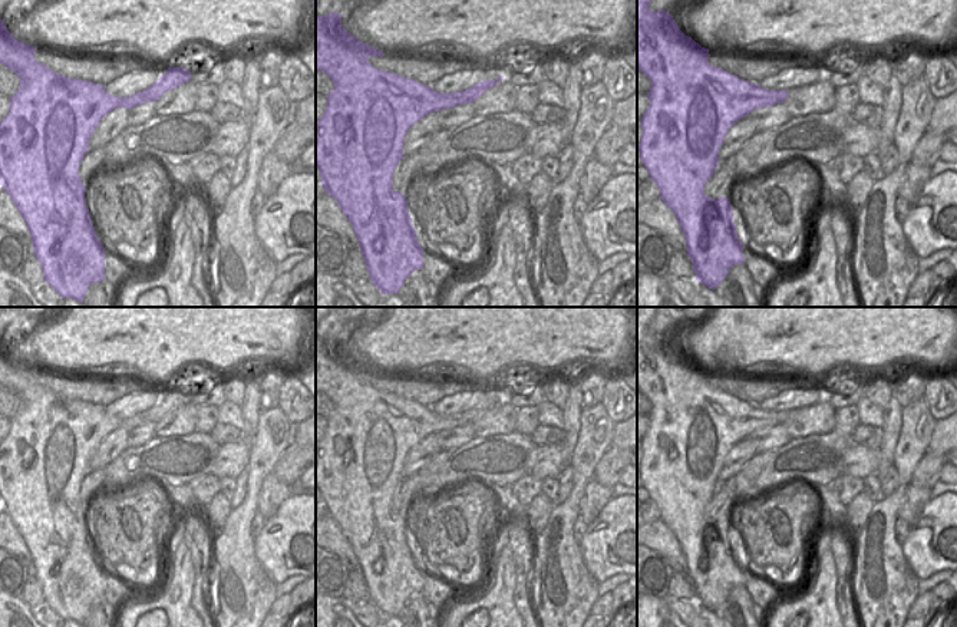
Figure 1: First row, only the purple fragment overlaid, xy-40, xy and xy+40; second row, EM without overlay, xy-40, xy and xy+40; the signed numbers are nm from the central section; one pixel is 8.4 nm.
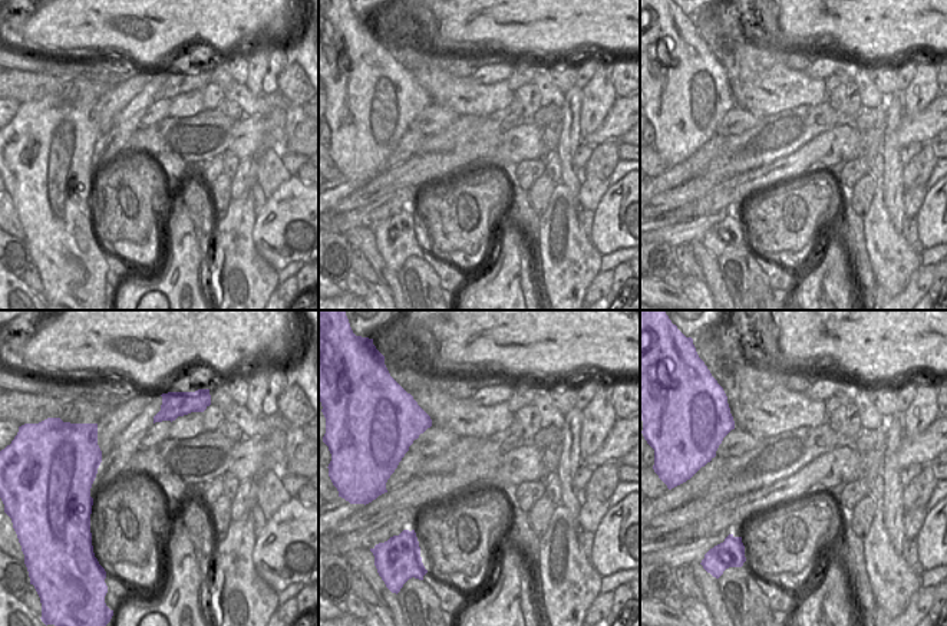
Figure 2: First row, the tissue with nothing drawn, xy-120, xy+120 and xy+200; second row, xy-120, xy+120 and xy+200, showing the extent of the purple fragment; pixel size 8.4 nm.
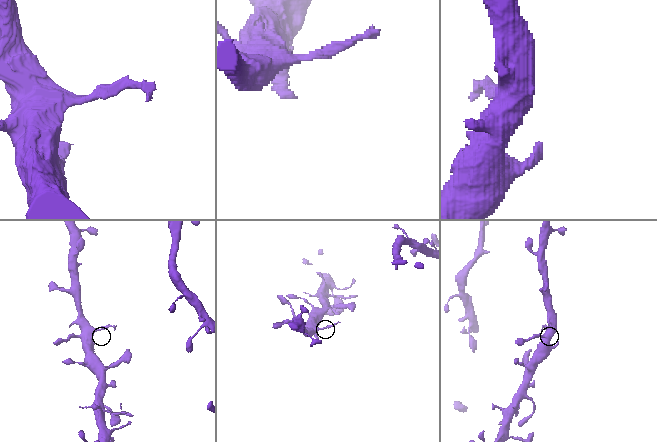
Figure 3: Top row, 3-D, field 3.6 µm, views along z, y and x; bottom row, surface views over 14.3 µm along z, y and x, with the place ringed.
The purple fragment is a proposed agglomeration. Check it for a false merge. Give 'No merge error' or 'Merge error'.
No merge error.

